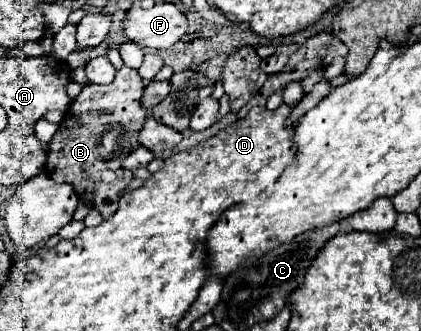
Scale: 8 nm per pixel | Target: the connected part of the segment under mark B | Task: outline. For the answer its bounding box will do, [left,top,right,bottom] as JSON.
[45,64,149,218]

